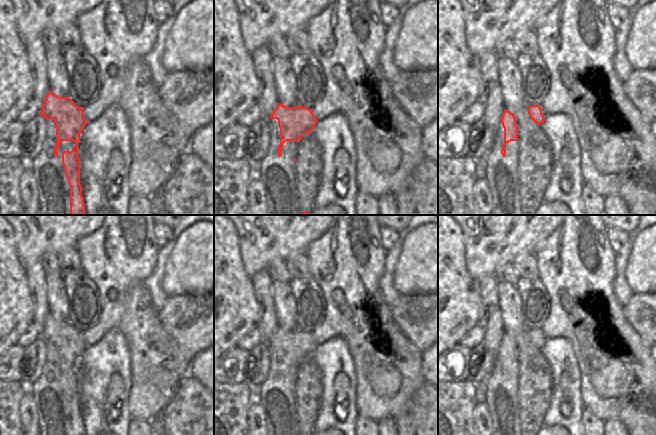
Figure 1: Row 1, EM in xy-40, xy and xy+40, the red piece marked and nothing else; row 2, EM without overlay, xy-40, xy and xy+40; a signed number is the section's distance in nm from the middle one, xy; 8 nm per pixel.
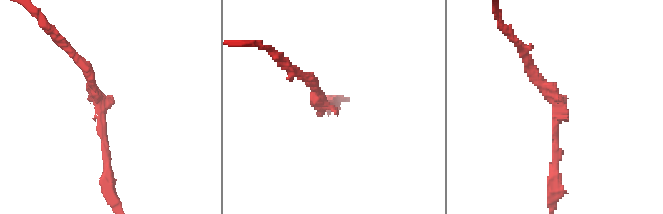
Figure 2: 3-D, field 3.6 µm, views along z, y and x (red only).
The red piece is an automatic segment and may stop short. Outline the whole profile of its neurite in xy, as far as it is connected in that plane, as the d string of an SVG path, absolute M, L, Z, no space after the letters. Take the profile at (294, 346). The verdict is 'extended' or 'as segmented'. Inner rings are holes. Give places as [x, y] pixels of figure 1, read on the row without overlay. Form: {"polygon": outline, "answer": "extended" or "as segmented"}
{"polygon": "M278 327L272 336L270 343L277 343L280 352L280 368L277 378L282 380L283 368L287 365L300 364L312 354L318 344L314 340L312 333L297 329L295 331L287 331Z", "answer": "as segmented"}

